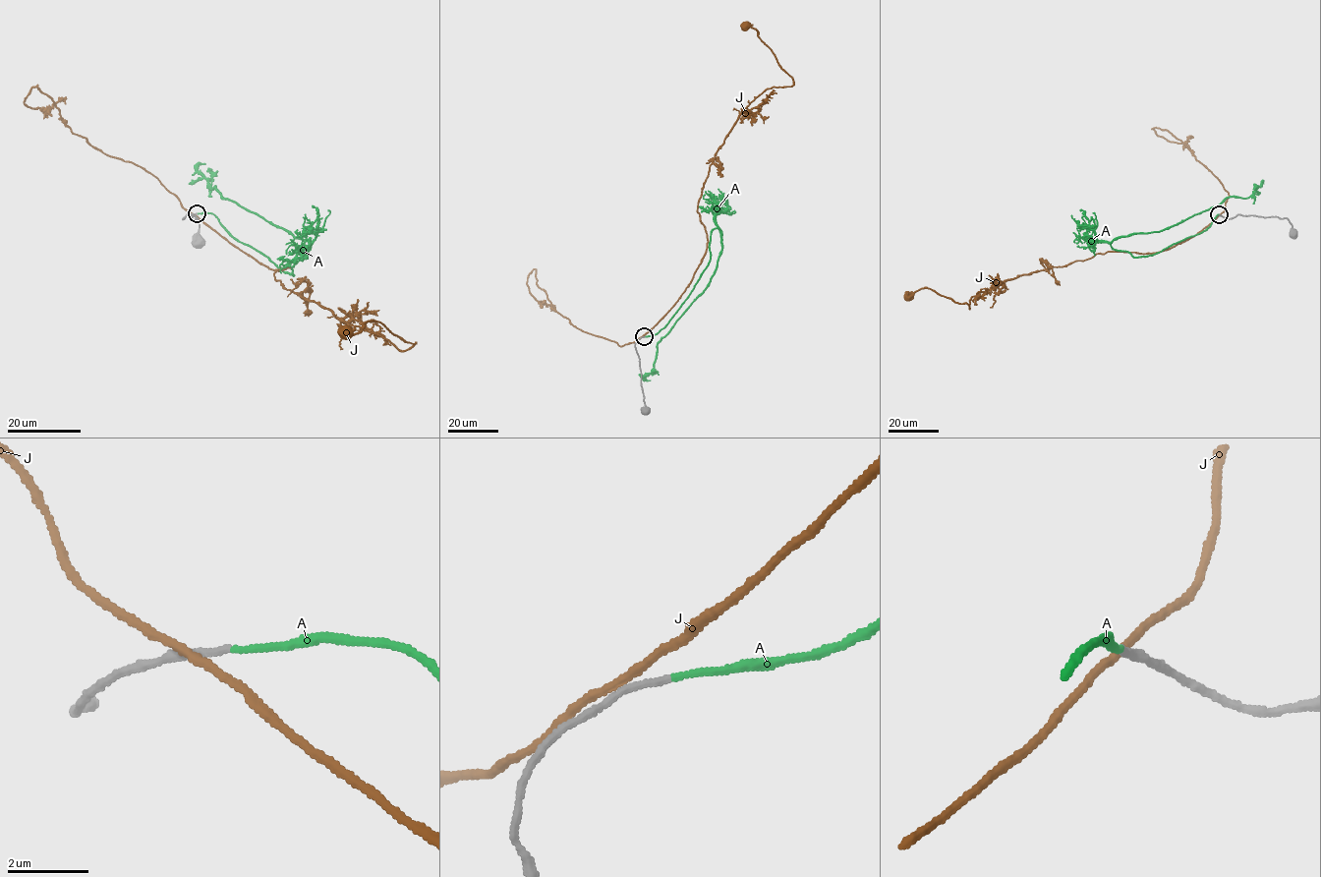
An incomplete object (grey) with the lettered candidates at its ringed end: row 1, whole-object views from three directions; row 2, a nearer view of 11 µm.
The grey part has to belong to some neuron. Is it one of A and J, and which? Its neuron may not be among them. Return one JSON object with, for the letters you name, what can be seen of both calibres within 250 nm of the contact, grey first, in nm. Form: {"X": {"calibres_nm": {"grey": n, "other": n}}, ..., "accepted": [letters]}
{"A": {"calibres_nm": {"grey": 190, "other": 150}}, "accepted": ["A"]}

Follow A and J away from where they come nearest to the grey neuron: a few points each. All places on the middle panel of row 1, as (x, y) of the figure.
A: (644, 337), (662, 328), (689, 295), (708, 263), (717, 227), (717, 270), (658, 343), (645, 378), (650, 380)
J: (642, 337), (674, 305), (706, 250), (697, 204), (717, 148), (752, 101), (767, 88), (793, 84), (747, 25)

